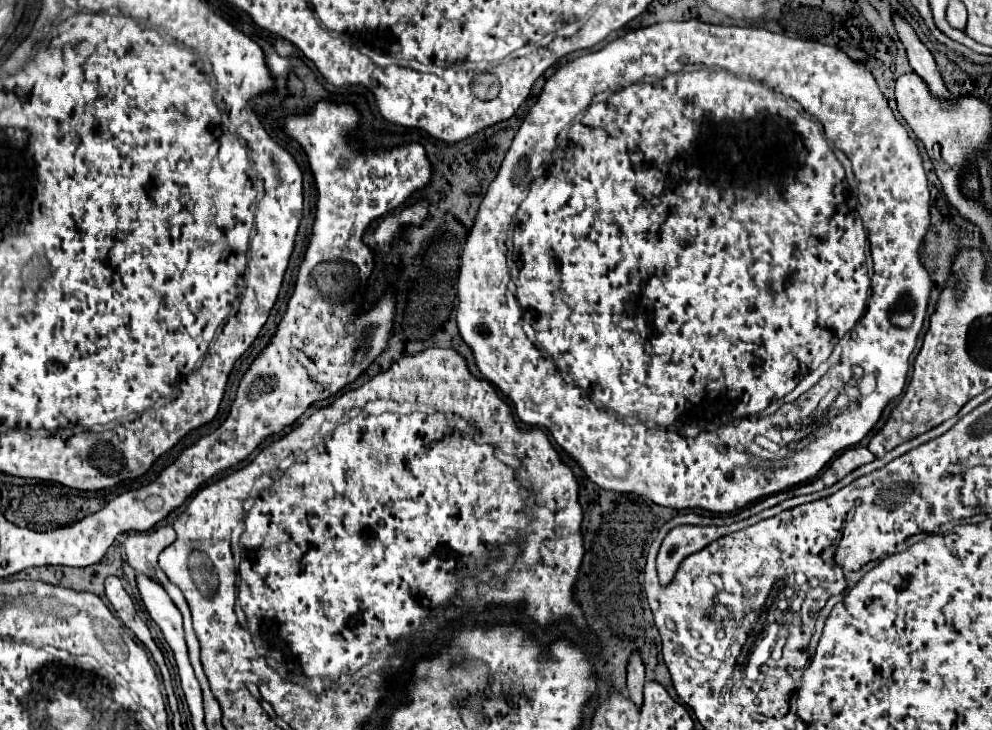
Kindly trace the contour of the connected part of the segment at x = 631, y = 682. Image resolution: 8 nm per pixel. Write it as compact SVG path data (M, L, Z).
M633 655L627 667L627 697L635 703L637 709L643 705L643 685L645 685L645 667L639 655Z

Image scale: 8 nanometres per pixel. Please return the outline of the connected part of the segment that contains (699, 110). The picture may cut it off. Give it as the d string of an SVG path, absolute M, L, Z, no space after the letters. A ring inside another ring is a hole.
M691 19L691 21L681 21L681 22L663 22L663 23L657 23L657 24L654 24L654 25L651 25L651 26L648 26L648 27L640 27L640 28L637 28L637 29L635 29L635 31L627 31L627 33L625 33L625 35L621 35L621 37L617 37L617 39L615 39L615 41L611 41L611 43L607 43L607 45L605 45L605 47L603 47L603 49L601 49L601 51L597 51L597 53L587 53L587 55L583 55L583 57L577 57L577 59L575 59L575 61L571 61L571 63L567 63L567 65L563 65L563 67L559 67L559 69L557 69L557 73L555 73L555 75L553 75L553 77L549 77L549 79L547 79L547 81L545 81L545 85L543 85L543 91L541 91L541 95L539 95L539 97L537 97L537 101L535 101L535 105L533 105L533 107L531 107L531 109L529 109L529 113L527 113L527 117L525 117L525 119L523 119L523 123L521 123L521 127L519 127L519 129L517 129L517 133L515 133L515 139L513 139L513 143L511 143L511 147L509 147L509 151L507 151L507 155L505 155L505 159L503 159L503 163L501 163L501 167L499 167L499 173L497 173L497 177L495 177L495 179L493 179L493 183L491 183L491 185L489 185L489 189L487 189L487 193L485 193L485 197L483 197L483 201L481 201L481 205L479 205L479 211L477 211L477 215L475 215L475 223L473 223L473 227L471 227L471 231L469 231L469 235L467 235L467 241L465 241L465 247L463 247L463 255L461 255L461 267L459 267L459 279L457 279L457 295L459 295L459 309L457 309L457 327L459 327L459 335L461 335L461 339L463 339L463 341L465 341L465 343L467 343L467 345L469 345L469 347L471 347L471 351L473 351L473 357L475 357L475 365L477 365L477 367L479 367L479 371L481 371L481 375L483 375L483 377L485 377L485 379L487 379L487 381L491 381L491 383L493 383L493 385L497 385L497 387L499 387L499 389L501 389L501 393L503 393L503 395L505 395L505 397L507 397L507 399L509 399L509 401L511 401L511 403L513 403L513 407L515 407L515 413L517 413L517 417L519 417L519 419L521 419L521 421L523 421L523 423L525 423L525 425L531 425L531 427L541 427L541 429L547 429L547 431L549 431L549 433L551 433L551 435L553 435L553 439L555 439L555 441L557 441L557 445L559 445L559 447L561 447L561 449L563 449L563 451L565 451L565 453L567 453L567 455L569 455L569 457L571 457L571 459L573 459L573 461L575 461L575 463L577 463L577 465L579 465L579 467L581 467L581 471L583 471L583 473L585 473L585 475L587 475L587 479L589 479L589 481L593 481L593 483L595 483L595 485L597 485L597 487L599 487L599 489L605 489L605 491L615 491L615 493L635 493L635 495L641 495L641 497L645 497L645 499L649 499L649 501L651 501L651 503L655 503L655 505L661 505L661 507L669 507L669 509L677 509L677 511L679 511L679 509L703 509L703 511L711 511L711 513L719 513L719 515L725 515L725 513L735 513L735 511L739 511L739 509L743 509L743 507L747 507L747 505L749 505L749 503L753 503L753 501L757 501L757 499L763 499L763 497L769 497L769 495L775 495L775 493L781 493L781 491L785 491L785 489L789 489L789 487L795 487L795 485L801 485L801 483L807 483L807 481L811 481L811 479L815 479L815 477L817 477L817 475L819 475L819 471L821 471L821 469L823 469L823 467L825 467L825 465L827 465L827 463L829 463L829 461L831 461L831 459L833 459L833 457L835 457L835 455L837 455L837 453L841 453L841 451L845 451L845 449L847 449L847 447L853 447L853 445L857 445L857 443L859 443L859 441L861 441L861 439L863 439L863 437L865 437L865 435L867 435L867 433L869 433L869 431L871 431L871 429L873 429L873 427L875 427L875 423L877 423L877 421L879 421L879 419L881 419L881 413L883 413L883 411L885 411L885 407L887 407L887 405L889 405L889 403L891 403L891 401L893 401L893 399L895 399L895 397L899 397L899 395L901 395L901 391L903 391L903 387L905 387L905 379L907 379L907 371L909 371L909 357L911 357L911 353L913 353L913 349L915 349L915 343L917 343L917 337L919 337L919 331L921 331L921 327L923 327L923 321L925 321L925 313L927 313L927 303L929 303L929 295L931 295L931 287L933 287L933 283L931 283L931 277L929 277L929 273L927 273L927 269L925 269L925 267L923 267L923 265L921 265L921 261L919 261L919 249L921 249L921 245L923 245L923 239L925 239L925 235L927 235L927 229L929 229L929 225L931 225L931 217L929 217L929 207L931 207L931 197L929 197L929 187L927 187L927 177L925 177L925 171L923 171L923 163L921 163L921 155L919 155L919 151L917 151L917 145L915 145L915 141L913 141L913 139L911 139L911 137L909 137L909 133L907 133L907 129L905 129L905 127L903 127L903 125L901 125L901 123L899 123L899 121L897 121L897 119L895 119L895 117L893 117L893 113L891 113L891 109L889 109L889 105L887 105L887 99L885 99L885 97L883 97L883 93L881 93L881 91L879 91L879 87L877 87L877 83L875 83L875 79L873 79L873 75L871 75L871 73L869 73L869 71L867 71L867 69L865 69L865 67L863 67L863 65L859 65L859 63L855 63L855 61L853 61L853 59L851 59L851 57L847 57L847 55L845 55L845 53L843 53L843 51L839 51L839 49L837 49L837 47L829 47L829 45L823 45L823 43L819 43L819 41L817 41L817 40L816 40L816 41L815 41L815 40L810 40L810 39L791 39L791 37L785 37L785 35L777 35L777 33L771 33L771 31L765 31L765 29L755 29L755 27L723 27L723 25L709 25L709 23L703 23L703 21L697 21L697 19ZM735 73L747 73L747 75L749 75L749 77L755 77L755 79L759 79L759 81L763 81L763 83L765 83L765 85L763 85L763 83L757 83L757 81L745 81L745 79L741 79L741 77L737 77L737 75L735 75ZM605 89L613 89L613 91L615 91L615 93L613 93L613 95L611 95L611 97L609 97L609 99L605 99L605 101L599 101L599 103L591 103L591 105L589 105L589 101L591 101L591 97L593 97L593 95L595 95L595 93L601 93L601 91L605 91ZM773 89L779 89L779 93L781 93L781 95L785 95L785 97L793 97L793 99L795 99L795 101L799 101L799 103L801 103L801 107L803 107L803 109L805 109L805 111L807 111L807 113L811 113L811 115L815 115L815 117L817 117L817 119L819 119L819 123L821 123L821 125L823 125L823 127L825 127L825 135L827 135L827 139L829 139L829 141L831 141L831 143L833 143L833 145L835 145L835 147L837 147L837 149L841 149L841 151L843 151L843 153L845 153L845 155L847 155L847 157L849 157L849 159L851 159L851 163L853 163L853 173L855 173L855 179L857 179L857 193L858 193L858 195L857 195L857 197L858 197L858 202L859 202L859 204L858 204L858 208L857 208L857 199L855 199L855 197L853 197L853 195L851 195L851 191L849 191L849 185L847 185L847 179L845 179L845 169L843 169L843 165L841 165L841 163L839 163L839 161L837 161L837 157L835 157L835 153L833 153L833 149L831 149L831 145L829 145L829 141L827 141L827 139L825 139L825 135L823 135L823 131L821 131L821 129L819 129L819 127L817 127L817 123L815 123L815 121L811 121L811 119L805 119L805 117L803 117L803 115L801 115L801 113L799 113L799 111L795 111L795 109L791 109L791 107L789 107L789 105L787 105L787 101L785 101L785 97L781 97L781 95L777 95L777 93L775 93L775 91L773 91ZM585 105L589 105L589 109L587 109L587 111L585 111L585 117L583 117L583 119L581 119L581 121L577 121L577 123L573 123L573 125L571 125L571 129L569 129L569 133L567 133L567 139L569 139L569 141L567 141L567 145L565 145L565 147L559 147L559 149L557 149L557 151L555 151L555 153L553 153L553 149L555 149L555 147L557 147L557 137L559 137L559 133L561 133L561 129L563 129L563 127L565 127L565 125L569 125L569 123L571 123L571 121L573 121L573 117L575 117L575 115L579 115L579 113L581 113L581 109L585 109ZM697 115L701 115L701 123L697 123L697 121L695 121L695 117L697 117ZM551 153L553 153L553 163L551 163L551 167L549 167L549 173L545 173L545 175L543 175L543 177L539 177L539 175L541 175L541 173L543 173L543 171L545 171L545 169L547 169L547 165L549 165L549 157L551 157ZM617 191L619 191L619 193L623 193L623 195L627 195L627 193L629 193L629 201L627 201L627 199L625 199L625 203L621 203L621 205L625 205L625 207L621 207L621 209L619 209L619 207L617 207L617 205L619 205L619 201L617 201ZM511 221L513 221L513 233L512 233L512 244L513 244L513 249L515 249L515 257L514 257L514 263L513 263L513 264L512 264L512 265L511 265L511 266L510 266L510 276L511 276L511 280L510 280L510 281L509 281L509 267L507 267L507 255L505 255L505 253L507 253L507 245L505 245L505 241L507 241L507 225L509 225L509 223L511 223ZM863 223L865 223L865 229L867 229L867 231L869 231L869 249L871 249L871 257L873 257L873 263L875 263L875 267L873 267L873 271L875 271L875 273L873 273L873 277L871 277L871 281L870 281L870 277L869 277L869 273L867 273L867 265L865 265L865 245L867 245L867 233L865 233L865 229L863 229ZM509 282L513 282L513 283L514 283L514 285L515 285L515 288L516 288L516 293L514 293L514 295L511 295L511 293L509 293L509 291L507 291L507 283L509 283ZM869 285L871 285L871 299L869 299L869 305L867 305L867 311L865 311L865 303L867 303L867 291L869 291ZM525 322L528 322L528 323L530 323L530 324L531 324L531 327L533 327L533 329L535 329L535 335L536 335L536 342L535 342L535 343L531 343L531 341L527 341L527 337L525 337L525 333L523 333L523 327L521 327L521 325L523 325L523 326L524 326L524 323L525 323ZM837 341L839 341L839 342L838 342L838 344L839 344L839 345L841 345L841 347L842 347L842 353L841 353L841 358L840 358L840 361L839 361L839 363L837 363L837 364L836 364L836 365L834 365L834 366L832 366L832 367L830 367L830 368L829 368L829 370L828 370L828 372L827 372L827 374L826 374L826 375L825 375L825 376L823 376L823 377L822 377L822 378L821 378L821 379L820 379L820 382L818 382L818 383L817 383L817 384L816 384L816 385L814 385L814 386L813 386L813 387L812 387L812 388L811 388L811 389L815 389L815 387L817 387L817 385L819 385L819 383L821 383L821 381L825 381L825 385L831 385L831 387L833 387L833 389L841 389L841 388L842 388L842 387L843 387L843 386L845 386L845 385L846 385L846 384L847 384L847 382L848 382L848 380L849 380L849 379L850 379L850 377L851 377L851 376L852 376L852 373L851 373L851 367L852 367L852 366L853 366L853 365L859 365L859 367L863 367L863 371L865 371L865 373L871 373L871 375L875 375L875 379L877 379L877 389L875 389L875 391L873 391L873 393L871 393L871 395L867 395L867 397L859 397L859 393L857 393L857 387L853 387L853 395L855 395L855 397L857 397L857 399L853 399L853 405L849 405L849 409L843 409L843 411L841 411L841 413L839 413L839 415L837 415L837 417L835 417L835 419L833 419L833 421L829 421L829 423L827 423L827 425L821 425L821 427L819 427L819 429L817 429L817 431L813 431L813 433L811 433L811 435L807 435L807 439L801 439L801 441L799 441L799 443L783 443L783 439L782 439L782 437L781 437L781 435L779 435L779 429L777 429L777 427L775 427L775 423L773 423L773 419L775 419L775 417L777 417L777 413L781 413L781 409L783 409L783 407L787 407L787 405L791 405L791 403L787 403L787 404L784 404L784 405L783 405L783 406L782 406L782 407L781 407L781 408L780 408L780 409L778 409L778 410L777 410L777 412L775 412L775 413L774 413L774 414L772 414L772 415L770 415L770 416L767 416L767 417L759 417L759 418L758 418L758 419L755 419L755 417L751 417L751 415L757 415L757 413L761 413L761 411L763 411L763 409L765 409L765 407L767 407L767 405L769 405L769 403L771 403L771 401L777 401L777 399L783 399L783 397L785 397L785 395L787 395L787 393L791 393L791 391L793 391L793 389L795 389L795 387L797 387L797 383L799 383L799 381L801 381L801 379L803 379L803 377L805 377L805 375L807 375L807 373L809 373L809 371L813 371L813 369L817 369L817 367L819 367L819 365L821 365L821 363L823 363L823 361L827 361L827 357L829 357L829 355L831 355L831 353L833 353L833 347L835 347L835 345L837 345ZM687 413L697 413L697 415L691 415L691 417L697 417L697 427L701 427L701 431L705 431L705 433L699 433L699 435L697 435L697 437L695 437L695 439L687 439L687 437L681 437L681 435L679 435L679 433L677 433L677 431L678 431L678 430L677 430L677 428L676 428L676 425L677 425L677 422L678 422L678 421L679 421L679 419L681 419L681 417L683 417L683 415L687 415ZM735 419L742 419L742 420L740 420L740 421L739 421L739 425L725 425L725 423L731 423L731 421L735 421Z

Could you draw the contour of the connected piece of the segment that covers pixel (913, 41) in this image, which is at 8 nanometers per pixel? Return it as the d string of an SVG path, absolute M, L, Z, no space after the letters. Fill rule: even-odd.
M895 15L895 27L899 31L899 37L901 37L903 45L907 47L907 55L909 55L909 63L911 63L913 71L929 85L929 93L937 99L949 101L951 95L943 85L943 79L937 71L937 65L935 65L933 55L929 53L929 49L917 39L915 31L911 29L911 25L901 15Z

